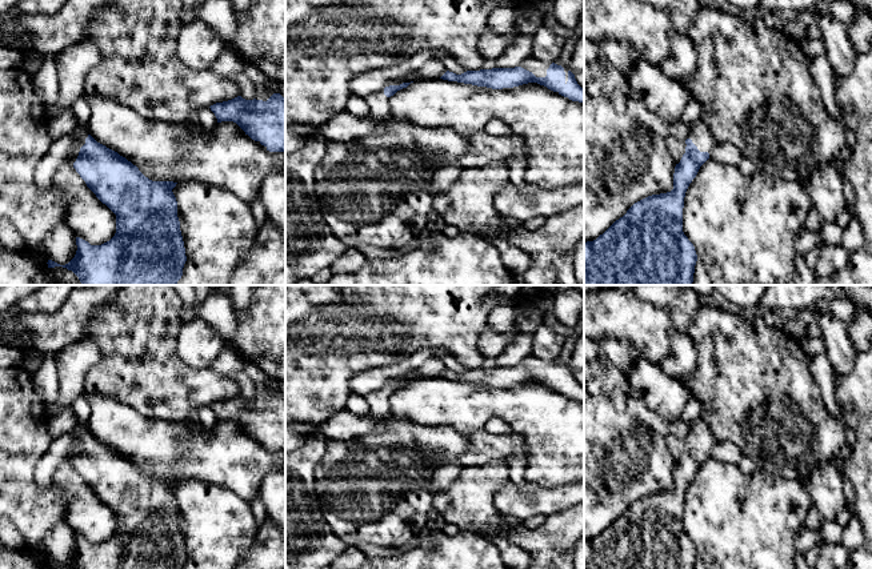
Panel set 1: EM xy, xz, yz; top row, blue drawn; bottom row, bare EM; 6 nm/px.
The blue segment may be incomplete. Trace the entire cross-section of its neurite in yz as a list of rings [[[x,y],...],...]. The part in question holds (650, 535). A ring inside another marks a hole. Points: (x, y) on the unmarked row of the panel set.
[[[705,409],[692,424],[685,442],[685,452],[675,465],[673,488],[635,501],[596,538],[584,541],[584,569],[695,569],[697,553],[683,530],[683,506],[689,482],[716,442]]]

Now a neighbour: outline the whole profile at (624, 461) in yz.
[[[603,354],[584,362],[584,386],[587,397],[584,398],[584,541],[596,538],[603,533],[616,518],[623,516],[627,509],[637,500],[652,494],[667,492],[673,488],[675,460],[668,449],[664,438],[657,438],[655,433],[635,421],[627,410],[627,398],[629,393],[627,376]]]

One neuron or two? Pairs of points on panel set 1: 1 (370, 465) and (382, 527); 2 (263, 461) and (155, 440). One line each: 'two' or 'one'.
1: one
2: one

